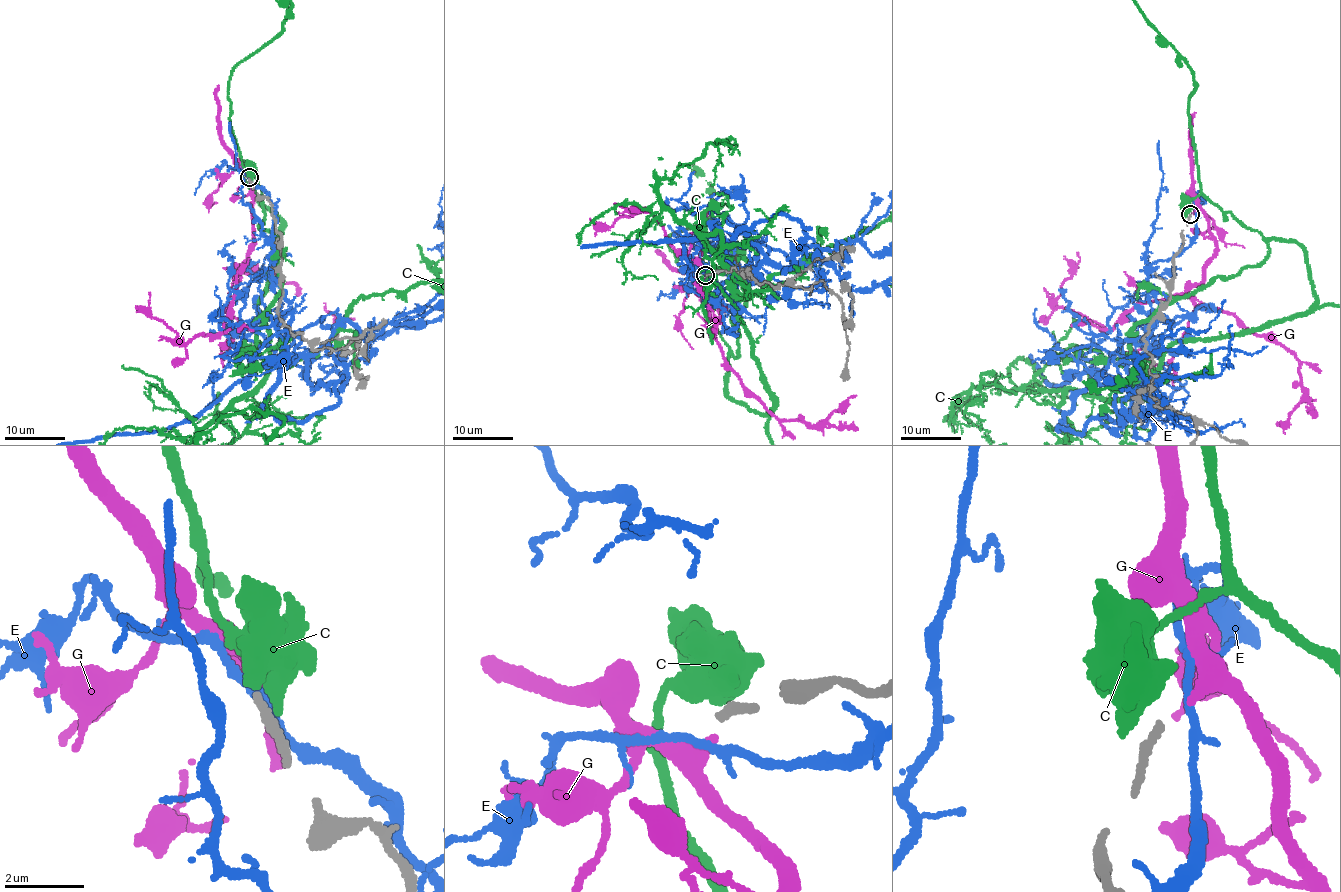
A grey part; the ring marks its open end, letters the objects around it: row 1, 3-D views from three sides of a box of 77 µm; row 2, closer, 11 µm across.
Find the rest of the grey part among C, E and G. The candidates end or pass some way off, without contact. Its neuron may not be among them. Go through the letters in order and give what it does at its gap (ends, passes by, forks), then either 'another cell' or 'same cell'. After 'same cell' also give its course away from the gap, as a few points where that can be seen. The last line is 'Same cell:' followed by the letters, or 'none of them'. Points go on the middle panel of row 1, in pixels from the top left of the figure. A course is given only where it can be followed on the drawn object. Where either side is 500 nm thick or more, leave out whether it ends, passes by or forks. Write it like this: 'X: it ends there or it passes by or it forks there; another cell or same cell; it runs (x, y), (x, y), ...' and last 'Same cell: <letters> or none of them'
C: another cell
E: it passes by; another cell
G: it ends there; same cell
Same cell: G

